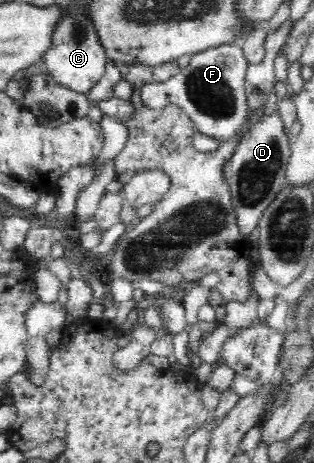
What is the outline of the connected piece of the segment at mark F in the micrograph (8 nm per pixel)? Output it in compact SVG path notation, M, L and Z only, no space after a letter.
M223 44L189 57L188 64L179 73L159 83L143 83L136 87L142 104L149 109L179 104L192 119L195 129L227 141L237 135L247 117L245 75L248 62L239 44Z

